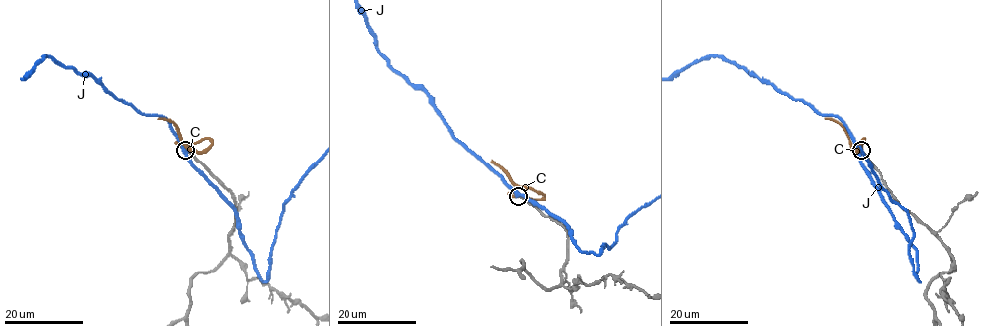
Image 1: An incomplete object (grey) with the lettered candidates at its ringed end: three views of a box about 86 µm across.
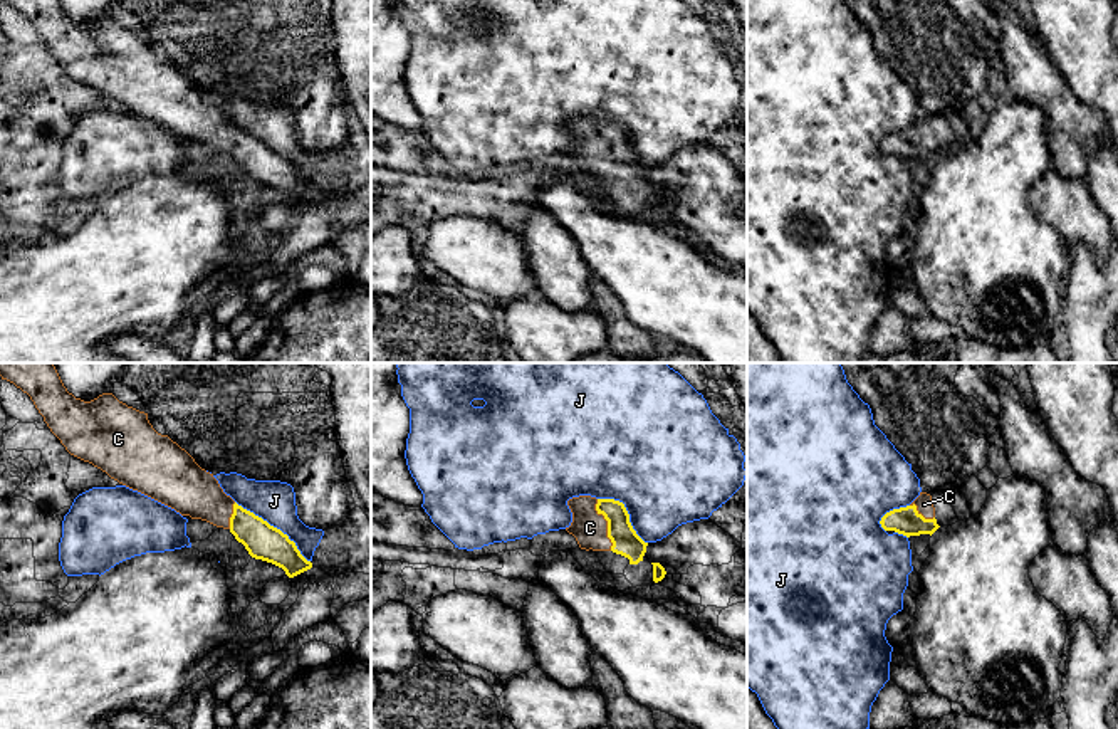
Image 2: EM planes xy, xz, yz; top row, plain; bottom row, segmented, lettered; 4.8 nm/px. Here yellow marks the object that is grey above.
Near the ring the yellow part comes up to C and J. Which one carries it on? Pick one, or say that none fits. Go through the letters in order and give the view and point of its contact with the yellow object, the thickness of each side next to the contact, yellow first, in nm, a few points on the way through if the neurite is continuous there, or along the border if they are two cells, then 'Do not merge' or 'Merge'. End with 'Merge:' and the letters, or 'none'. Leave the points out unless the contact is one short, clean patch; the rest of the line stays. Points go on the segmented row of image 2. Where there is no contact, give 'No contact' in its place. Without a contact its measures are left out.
C: Touches yellow at xz (608, 524). Thickness 130 nm (yellow) against 160 nm. Path across: xz (625, 540), (608, 524), (590, 528). Merge
J: Touches yellow at xy (272, 526). Thickness 170 nm (yellow) against 200 nm. Do not merge
Merge: C

